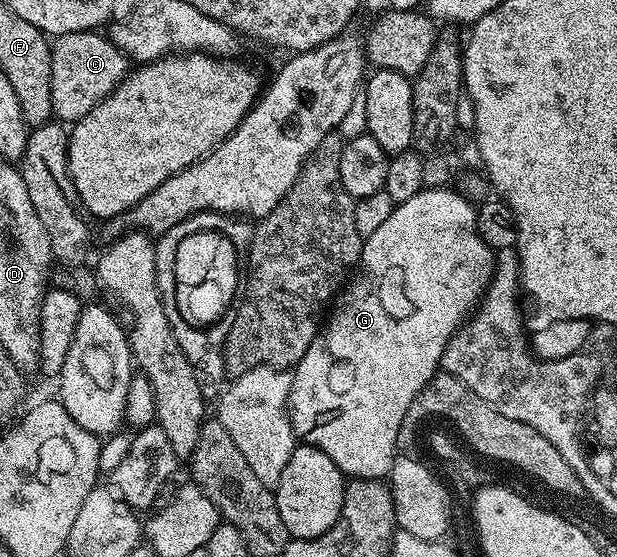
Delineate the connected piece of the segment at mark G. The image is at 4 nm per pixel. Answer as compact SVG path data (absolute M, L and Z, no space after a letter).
M450 189L419 190L417 194L410 196L410 200L399 203L390 212L389 218L379 226L374 236L363 239L358 269L354 277L335 299L334 309L327 315L326 325L317 333L310 348L306 348L306 356L302 356L302 360L294 367L292 387L288 397L288 419L292 430L303 445L313 446L326 452L326 456L330 456L330 460L334 460L337 468L349 479L387 479L388 473L392 471L392 462L398 456L396 444L398 428L402 428L402 420L410 404L426 389L432 377L441 369L446 344L452 339L457 329L464 325L469 315L479 307L484 295L488 292L488 287L492 285L492 273L496 270L496 255L484 243L482 236L476 230L477 207L459 189L456 189L457 191Z

